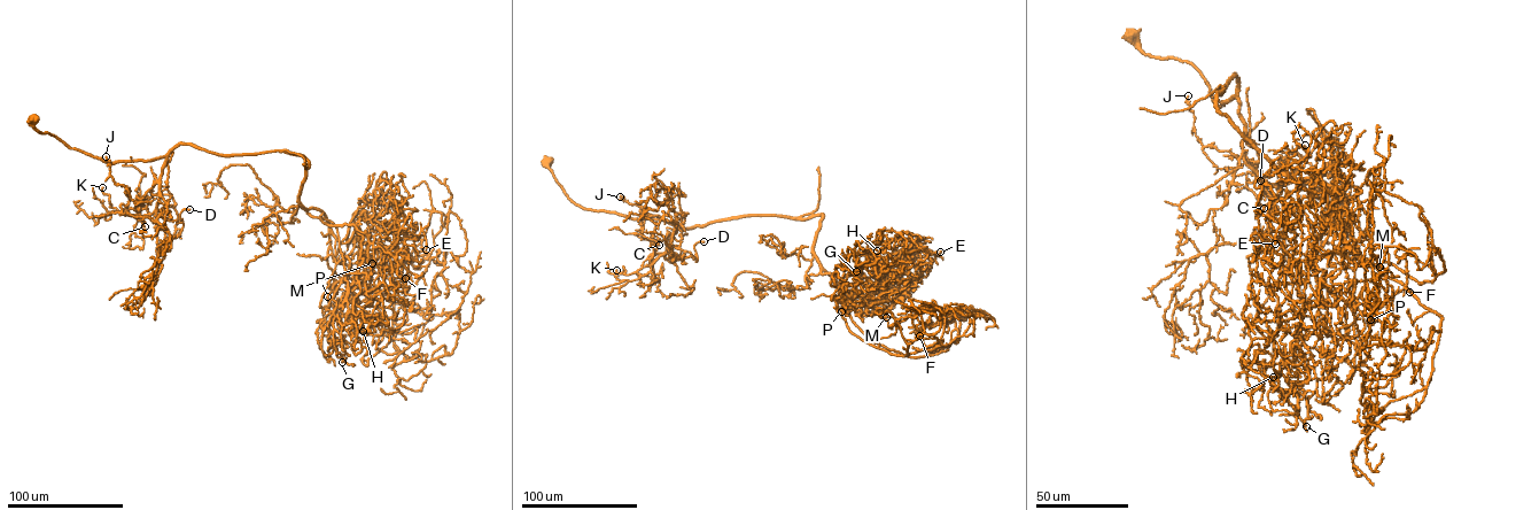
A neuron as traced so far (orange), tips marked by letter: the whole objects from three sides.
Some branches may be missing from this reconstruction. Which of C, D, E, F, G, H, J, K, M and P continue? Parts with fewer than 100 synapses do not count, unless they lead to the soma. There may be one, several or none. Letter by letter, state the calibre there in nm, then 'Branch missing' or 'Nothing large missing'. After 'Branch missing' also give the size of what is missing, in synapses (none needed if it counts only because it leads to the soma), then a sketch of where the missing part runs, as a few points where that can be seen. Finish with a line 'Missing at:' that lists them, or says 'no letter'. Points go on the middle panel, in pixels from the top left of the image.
C: Thickness 160 nm. Nothing large missing
D: Thickness 400 nm. Nothing large missing
E: Thickness 200 nm. Nothing large missing
F: Thickness 380 nm. Nothing large missing
G: Thickness 220 nm. Nothing large missing
H: Thickness 220 nm. Nothing large missing
J: Thickness 160 nm. Nothing large missing
K: Thickness 200 nm. Nothing large missing
M: Thickness 180 nm. Nothing large missing
P: Thickness 340 nm. Nothing large missing
Missing at: no letter

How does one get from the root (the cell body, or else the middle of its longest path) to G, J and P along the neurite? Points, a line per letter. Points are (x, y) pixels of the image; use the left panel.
G: (32, 118), (110, 162), (179, 144), (304, 156), (298, 201), (324, 214), (350, 262), (332, 324), (342, 362)
J: (32, 118), (39, 132), (106, 161), (165, 160), (161, 178), (133, 200), (129, 187), (113, 180), (106, 156)
P: (32, 118), (110, 162), (179, 144), (304, 156), (298, 201), (324, 214), (335, 263), (327, 296)

